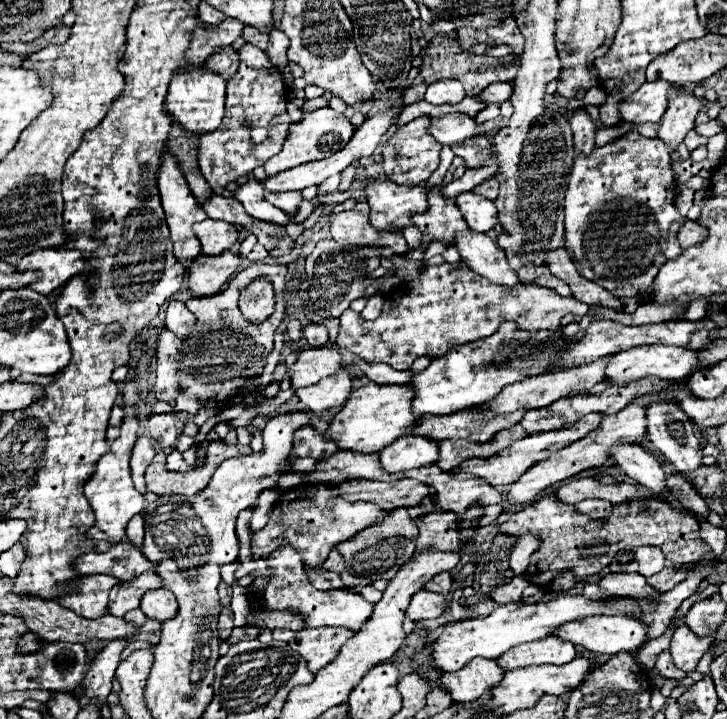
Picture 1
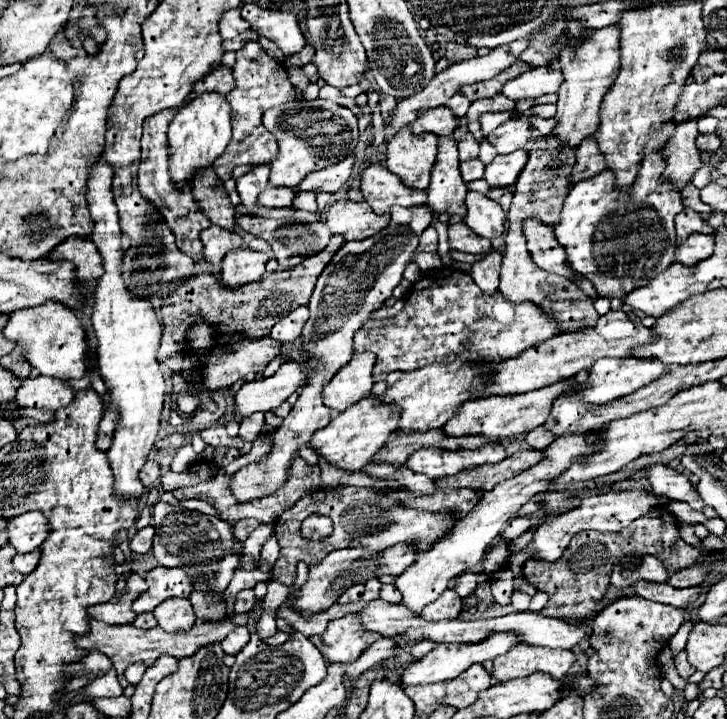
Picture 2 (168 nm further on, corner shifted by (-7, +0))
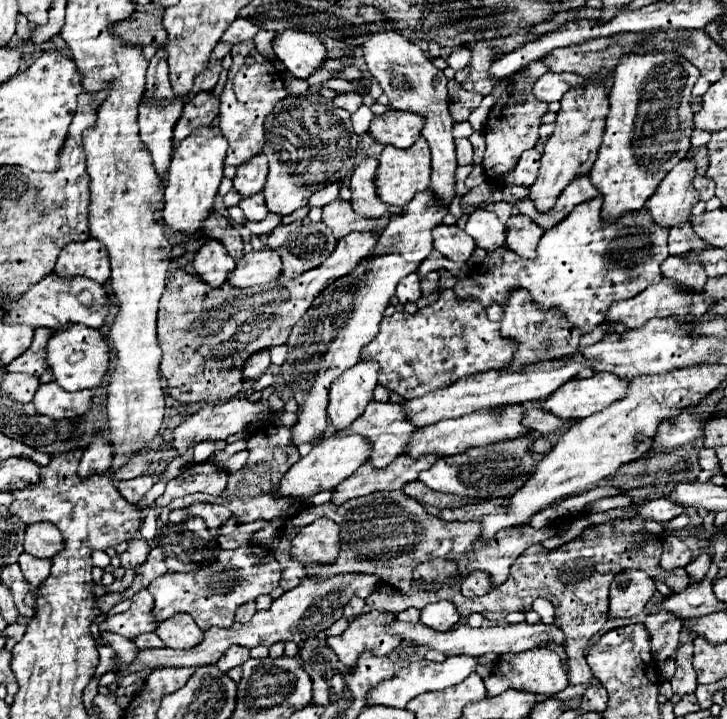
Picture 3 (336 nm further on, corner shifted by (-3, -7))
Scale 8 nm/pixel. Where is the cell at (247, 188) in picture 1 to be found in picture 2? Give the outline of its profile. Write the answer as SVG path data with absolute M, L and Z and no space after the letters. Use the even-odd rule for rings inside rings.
M256 166L238 180L238 194L246 208L258 206L258 194L268 186L270 166Z

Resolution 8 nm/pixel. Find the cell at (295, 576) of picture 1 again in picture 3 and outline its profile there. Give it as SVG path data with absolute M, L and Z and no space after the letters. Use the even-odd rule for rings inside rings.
M402 621L392 623L392 627L388 627L394 635L400 635L406 643L416 643L416 645L424 645L428 649L438 649L446 655L486 655L486 653L520 653L532 647L540 647L544 643L548 645L562 645L564 643L564 635L556 625L544 625L544 623L536 623L536 625L528 625L528 623L518 623L518 625L490 625L490 627L480 627L480 629L472 629L470 625L460 625L452 631L446 633L436 633L430 631L428 627L424 627L422 623L418 625L408 625Z

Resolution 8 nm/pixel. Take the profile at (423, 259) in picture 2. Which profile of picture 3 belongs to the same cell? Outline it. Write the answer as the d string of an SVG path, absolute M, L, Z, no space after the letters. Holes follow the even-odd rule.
M416 272L406 276L398 283L396 297L402 305L413 303L422 297L420 280Z

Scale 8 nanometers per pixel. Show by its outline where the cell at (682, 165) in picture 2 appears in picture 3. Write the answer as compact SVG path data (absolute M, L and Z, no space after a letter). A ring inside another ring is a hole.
M682 159L660 183L656 195L644 205L652 215L652 221L664 229L672 229L680 223L686 223L692 215L692 207L700 201L698 191L692 185L696 177L694 161Z

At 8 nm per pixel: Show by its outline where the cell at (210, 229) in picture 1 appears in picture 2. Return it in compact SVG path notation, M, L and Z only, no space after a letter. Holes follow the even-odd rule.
M212 224L204 232L200 232L200 240L204 244L204 260L210 264L220 264L220 260L224 258L224 254L228 250L240 248L244 244L244 240L238 232L224 230L216 224Z

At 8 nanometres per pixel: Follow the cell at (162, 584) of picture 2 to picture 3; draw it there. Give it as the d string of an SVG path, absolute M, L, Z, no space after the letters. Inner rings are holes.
M246 543L232 551L220 551L212 567L204 567L196 573L168 573L154 579L148 587L156 607L154 615L160 621L170 619L176 613L188 613L194 617L202 631L210 627L230 627L234 623L234 611L248 601L256 601L258 595L270 593L280 583L280 569L270 549Z

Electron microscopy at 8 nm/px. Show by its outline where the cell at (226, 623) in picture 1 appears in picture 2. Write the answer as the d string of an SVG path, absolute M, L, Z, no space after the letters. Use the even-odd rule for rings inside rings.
M236 626L224 640L222 640L222 650L226 654L236 654L240 652L240 648L244 648L244 644L248 644L250 640L250 632L246 626Z

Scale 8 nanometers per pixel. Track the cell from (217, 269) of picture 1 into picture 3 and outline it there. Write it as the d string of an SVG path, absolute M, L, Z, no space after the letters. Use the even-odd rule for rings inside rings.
M262 247L260 251L246 253L246 263L238 263L228 281L238 289L256 289L270 281L276 281L280 275L280 255L270 247Z

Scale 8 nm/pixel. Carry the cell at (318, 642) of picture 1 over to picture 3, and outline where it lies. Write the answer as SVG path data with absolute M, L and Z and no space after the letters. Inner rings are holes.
M374 609L356 617L348 629L338 637L328 637L328 645L336 651L342 663L356 663L358 655L364 651L374 651L376 655L388 655L400 647L402 639L392 635L386 625L396 621L396 613Z

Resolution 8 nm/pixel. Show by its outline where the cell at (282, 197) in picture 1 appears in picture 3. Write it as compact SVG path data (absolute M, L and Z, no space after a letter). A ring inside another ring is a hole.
M256 193L250 197L242 197L238 207L244 211L248 221L262 221L268 215L268 209L264 207L264 195Z

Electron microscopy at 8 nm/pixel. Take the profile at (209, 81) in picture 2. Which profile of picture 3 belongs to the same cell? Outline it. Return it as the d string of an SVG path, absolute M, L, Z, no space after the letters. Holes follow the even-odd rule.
M214 93L196 95L196 99L190 99L184 105L184 113L174 127L174 147L180 145L180 141L186 139L188 135L192 135L198 127L210 125L214 121L214 117L218 115L218 109L220 109L220 101L218 101L218 97L214 97Z

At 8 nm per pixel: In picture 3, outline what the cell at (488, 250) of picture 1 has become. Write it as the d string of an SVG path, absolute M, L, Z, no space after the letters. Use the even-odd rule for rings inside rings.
M436 225L432 229L432 237L434 249L452 261L468 261L476 249L476 243L472 243L468 233L458 225Z

